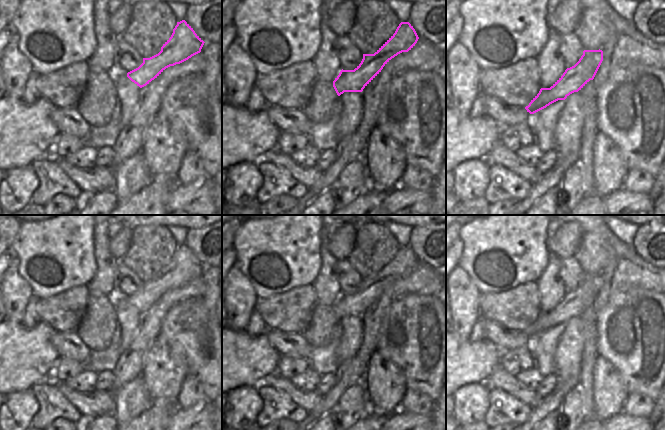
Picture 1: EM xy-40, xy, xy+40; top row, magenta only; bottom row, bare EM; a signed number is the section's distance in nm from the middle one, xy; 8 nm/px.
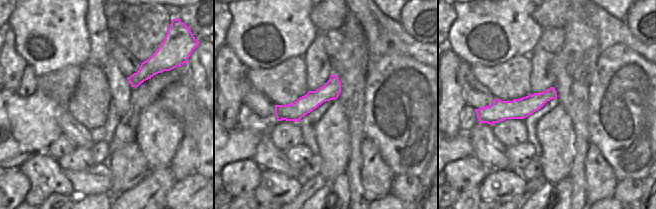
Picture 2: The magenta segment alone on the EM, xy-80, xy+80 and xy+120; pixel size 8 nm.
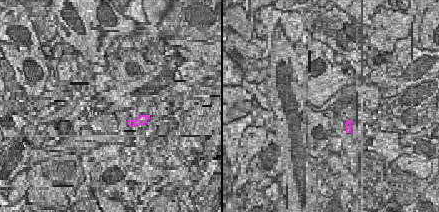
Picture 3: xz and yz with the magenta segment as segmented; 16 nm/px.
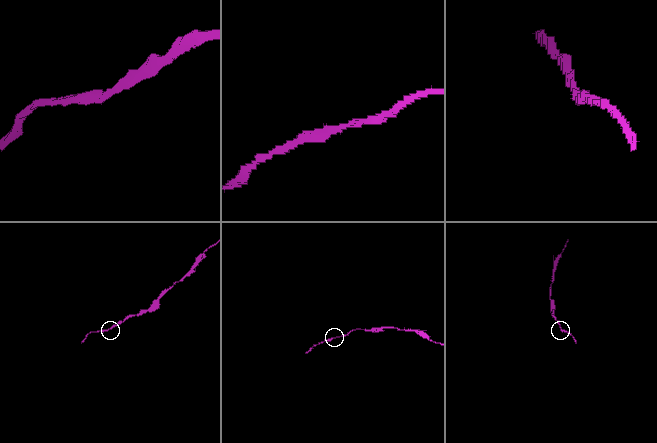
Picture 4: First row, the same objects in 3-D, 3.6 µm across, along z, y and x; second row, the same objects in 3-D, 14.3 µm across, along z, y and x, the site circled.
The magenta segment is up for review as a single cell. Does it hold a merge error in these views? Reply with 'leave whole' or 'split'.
leave whole

